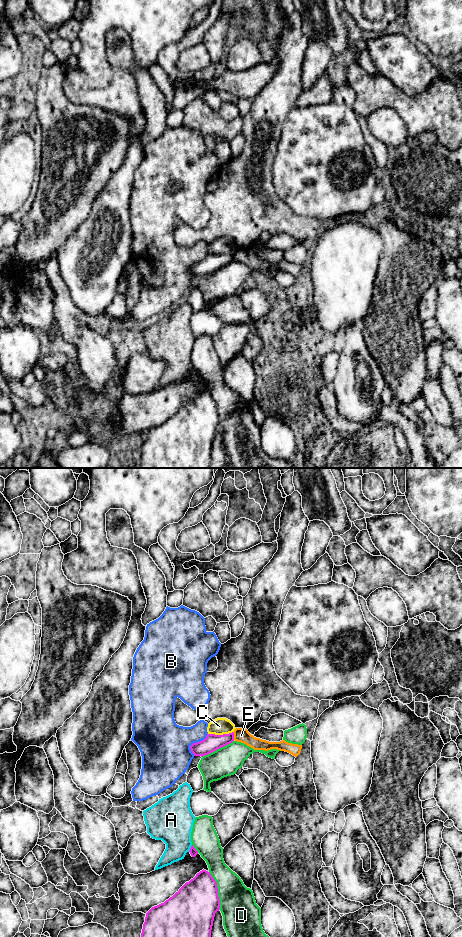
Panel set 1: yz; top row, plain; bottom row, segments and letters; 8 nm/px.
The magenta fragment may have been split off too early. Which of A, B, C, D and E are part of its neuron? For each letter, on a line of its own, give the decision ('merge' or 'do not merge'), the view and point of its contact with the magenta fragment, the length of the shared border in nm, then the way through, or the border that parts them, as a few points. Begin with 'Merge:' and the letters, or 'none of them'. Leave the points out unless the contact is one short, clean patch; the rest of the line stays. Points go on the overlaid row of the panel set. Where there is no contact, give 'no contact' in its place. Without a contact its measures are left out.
Merge: none of them
A: do not merge; meets magenta in yz at (190, 848); contact 70 nm long
B: do not merge; meets magenta in yz at (195, 743); contact 220 nm long
C: do not merge; meets magenta in yz at (220, 735); contact 200 nm long
D: do not merge; meets magenta in yz at (217, 890); contact 320 nm long
E: do not merge; meets magenta in yz at (233, 736); contact 60 nm long

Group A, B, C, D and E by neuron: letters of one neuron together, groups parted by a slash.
A / B / C / D / E

